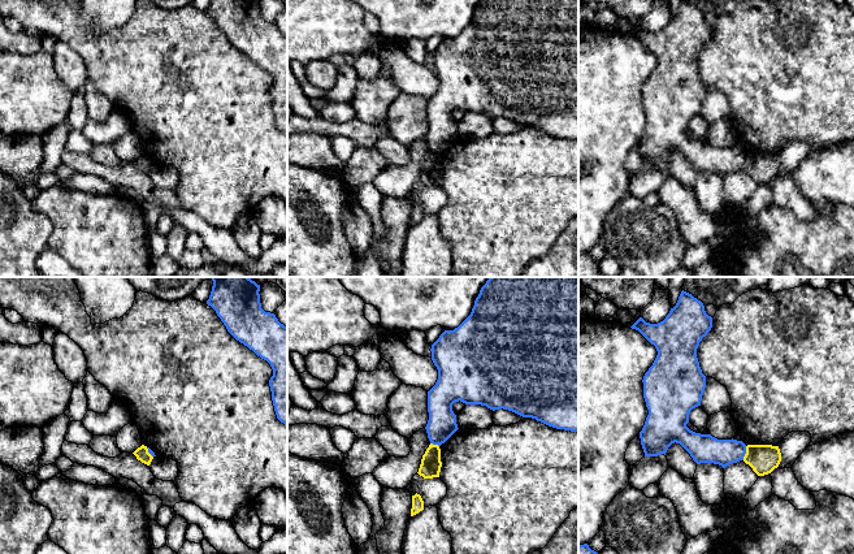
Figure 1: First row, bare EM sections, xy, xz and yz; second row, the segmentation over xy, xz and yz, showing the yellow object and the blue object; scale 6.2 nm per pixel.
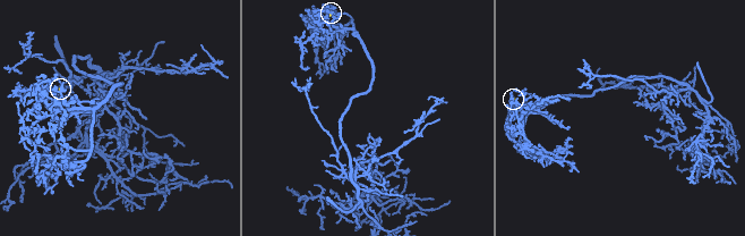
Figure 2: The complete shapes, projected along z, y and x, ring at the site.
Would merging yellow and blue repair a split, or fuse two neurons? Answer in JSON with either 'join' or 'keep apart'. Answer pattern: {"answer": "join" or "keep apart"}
{"answer": "keep apart"}

